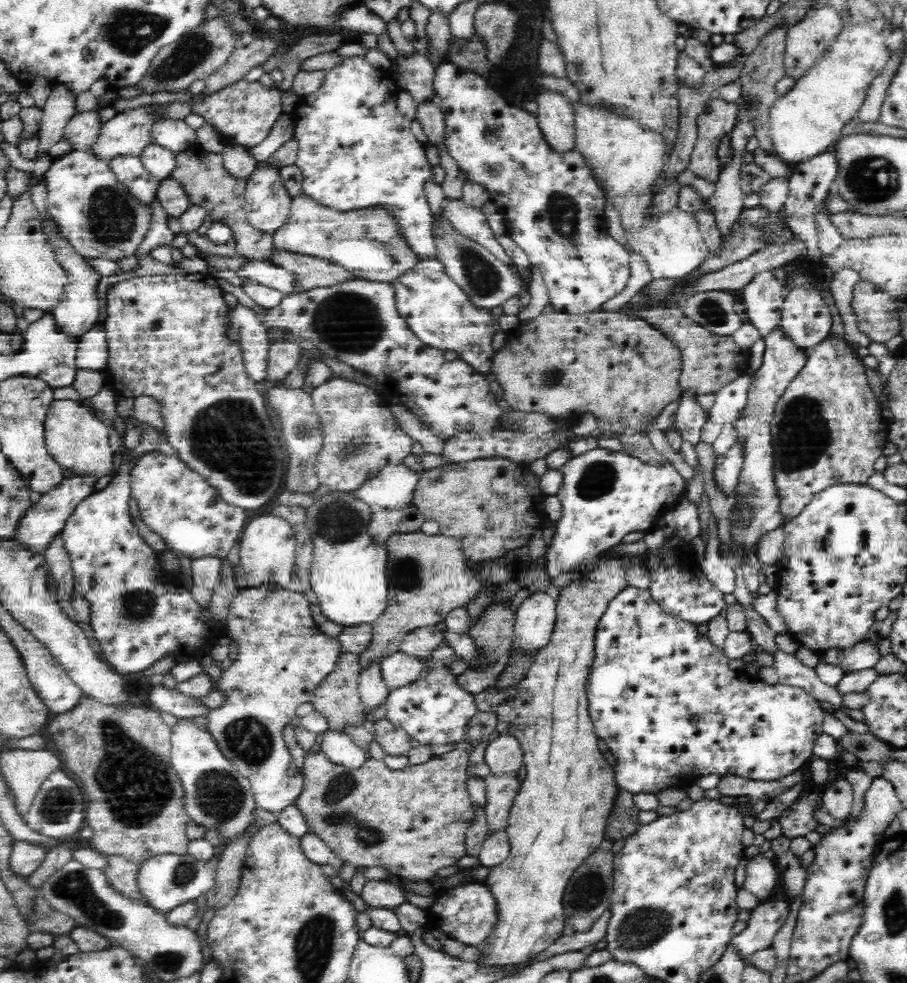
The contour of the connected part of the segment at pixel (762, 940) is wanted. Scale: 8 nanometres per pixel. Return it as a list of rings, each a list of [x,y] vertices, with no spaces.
[[[778,890],[768,902],[760,903],[750,911],[748,926],[730,942],[745,965],[750,965],[750,958],[756,952],[772,947],[773,937],[786,922],[789,910],[790,903],[783,896],[782,890]]]

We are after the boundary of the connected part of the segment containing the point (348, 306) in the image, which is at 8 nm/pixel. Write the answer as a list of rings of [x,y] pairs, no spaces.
[[[354,279],[334,286],[314,287],[312,290],[283,296],[278,306],[270,309],[258,306],[241,286],[234,286],[226,280],[217,280],[217,282],[225,295],[231,293],[238,303],[251,308],[267,328],[281,328],[296,336],[307,338],[320,350],[336,355],[340,362],[366,372],[378,384],[382,386],[394,384],[396,390],[408,398],[410,406],[407,409],[412,411],[442,441],[445,442],[458,432],[474,431],[477,434],[492,435],[500,426],[500,418],[504,416],[504,412],[491,391],[487,377],[460,358],[453,361],[444,360],[442,350],[423,344],[411,332],[407,322],[399,316],[398,309],[395,308],[395,290],[390,282]]]

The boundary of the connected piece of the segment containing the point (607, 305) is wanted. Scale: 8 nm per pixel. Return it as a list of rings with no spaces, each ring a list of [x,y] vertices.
[[[634,250],[628,251],[628,254],[630,261],[630,276],[628,282],[620,294],[617,294],[614,298],[611,298],[602,304],[600,308],[602,311],[618,311],[618,306],[620,306],[620,304],[630,302],[632,298],[634,298],[634,296],[636,296],[636,294],[653,279],[651,270],[649,267],[645,266],[643,257],[639,256]]]

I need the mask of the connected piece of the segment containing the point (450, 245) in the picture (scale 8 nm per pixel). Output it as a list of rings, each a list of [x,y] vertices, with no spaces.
[[[428,178],[424,182],[423,191],[430,206],[431,214],[439,219],[439,227],[433,228],[434,242],[437,248],[437,259],[444,264],[446,274],[468,295],[469,301],[478,308],[494,308],[509,298],[518,297],[521,283],[511,272],[505,262],[498,260],[482,245],[462,236],[446,219],[443,219],[444,191],[440,183]]]

